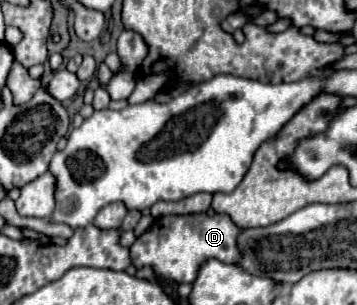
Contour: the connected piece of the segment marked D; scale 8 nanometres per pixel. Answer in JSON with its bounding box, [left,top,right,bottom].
[131,215,243,283]

